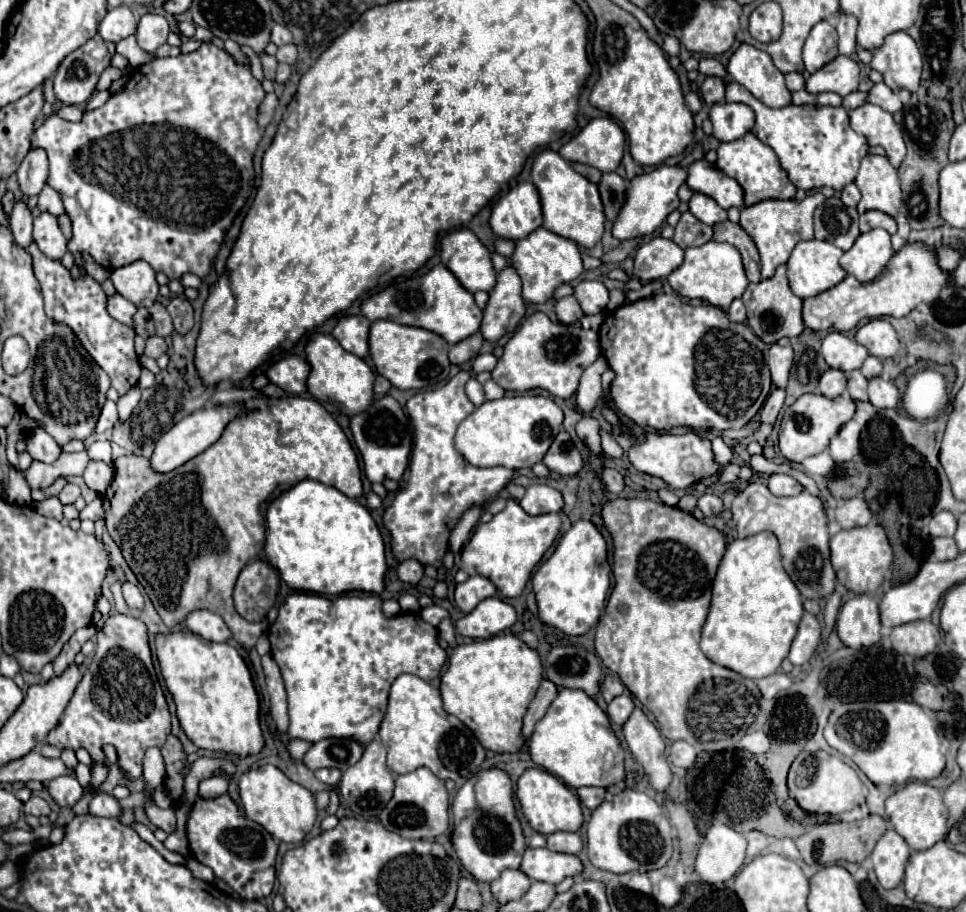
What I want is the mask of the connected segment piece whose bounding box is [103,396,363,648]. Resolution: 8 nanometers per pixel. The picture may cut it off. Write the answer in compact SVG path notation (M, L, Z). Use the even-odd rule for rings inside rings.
M299 396L277 400L255 398L249 406L251 412L231 420L213 446L171 472L153 470L151 462L143 456L131 454L117 458L113 462L115 476L103 494L109 536L121 548L123 558L139 584L143 584L165 626L173 632L193 610L209 610L227 622L233 638L245 648L251 648L257 642L267 620L259 624L243 620L233 608L231 594L241 568L265 546L265 514L269 504L279 498L281 492L287 492L295 482L305 478L333 486L353 500L363 496L357 454L341 426L317 400Z

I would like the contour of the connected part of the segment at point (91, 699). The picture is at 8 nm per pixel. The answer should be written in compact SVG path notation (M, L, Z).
M113 614L97 632L97 650L91 666L69 700L59 726L47 734L45 744L59 750L85 748L95 762L105 760L103 746L111 744L117 750L121 772L129 780L137 780L143 774L143 756L147 748L161 748L169 734L171 714L155 676L147 626L135 616Z

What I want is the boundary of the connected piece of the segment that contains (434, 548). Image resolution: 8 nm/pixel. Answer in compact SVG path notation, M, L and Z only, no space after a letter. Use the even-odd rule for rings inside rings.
M461 370L443 388L417 392L407 400L407 412L415 426L415 446L411 452L411 474L409 482L393 498L391 506L383 514L383 522L391 532L391 548L397 560L415 558L421 564L435 564L439 578L445 580L441 558L447 552L449 534L471 506L483 506L487 498L497 494L511 478L515 470L493 466L477 468L463 460L455 448L457 426L475 410L465 394L469 372Z

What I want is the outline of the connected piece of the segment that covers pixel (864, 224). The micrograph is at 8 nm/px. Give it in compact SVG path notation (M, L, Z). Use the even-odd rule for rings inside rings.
M869 210L869 212L859 216L859 228L861 228L861 232L869 232L873 228L885 228L889 234L895 234L897 232L897 222L891 216L887 216L885 212Z

